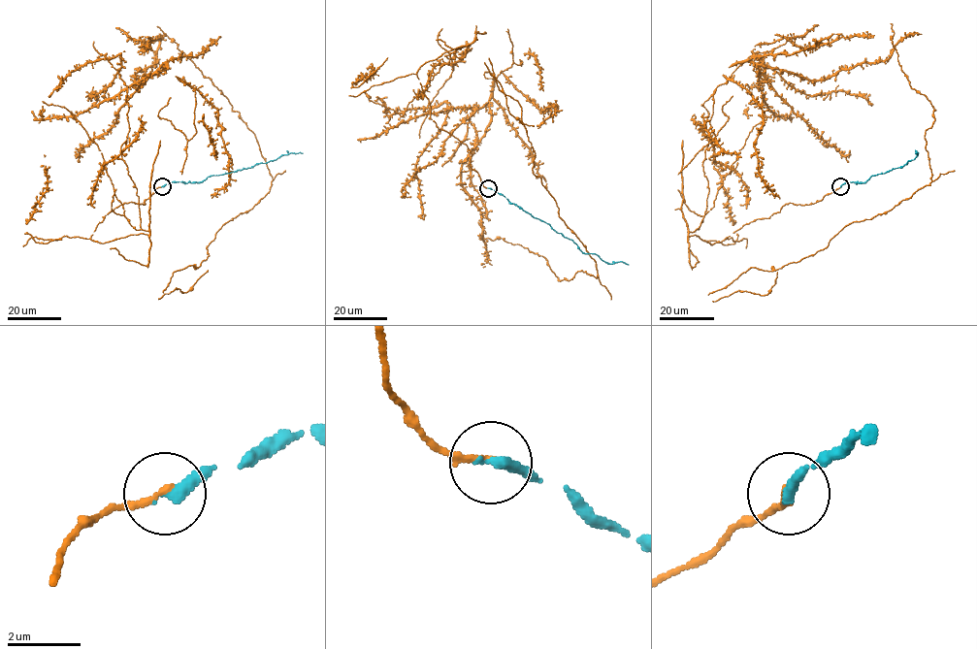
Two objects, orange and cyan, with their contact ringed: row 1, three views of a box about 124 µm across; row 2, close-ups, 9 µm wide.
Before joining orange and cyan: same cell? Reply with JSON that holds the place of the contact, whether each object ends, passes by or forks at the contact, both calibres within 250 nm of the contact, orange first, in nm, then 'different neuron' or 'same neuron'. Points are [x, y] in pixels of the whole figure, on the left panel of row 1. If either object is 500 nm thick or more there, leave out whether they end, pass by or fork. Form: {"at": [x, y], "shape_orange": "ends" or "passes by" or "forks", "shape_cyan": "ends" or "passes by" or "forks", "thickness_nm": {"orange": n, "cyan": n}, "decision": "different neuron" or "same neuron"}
{"at": [162, 186], "shape_orange": "ends", "shape_cyan": "ends", "thickness_nm": {"orange": 160, "cyan": 340}, "decision": "same neuron"}

